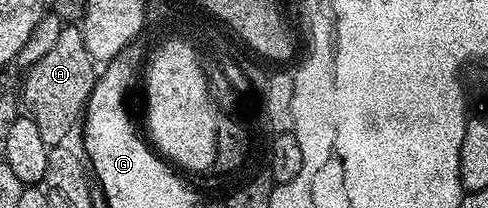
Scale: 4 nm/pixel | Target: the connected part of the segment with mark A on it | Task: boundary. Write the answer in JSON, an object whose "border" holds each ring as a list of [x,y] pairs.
{"border":[[[68,23],[61,28],[58,40],[54,42],[52,48],[45,57],[38,59],[38,63],[34,63],[29,67],[24,76],[24,97],[22,93],[22,105],[26,108],[27,116],[34,119],[34,123],[38,123],[38,131],[42,134],[42,139],[49,145],[63,145],[69,139],[72,128],[81,124],[84,111],[88,108],[88,97],[92,93],[92,84],[96,82],[98,76],[97,66],[92,60],[90,51],[86,51],[86,43],[84,42],[83,32],[75,24]]]}

